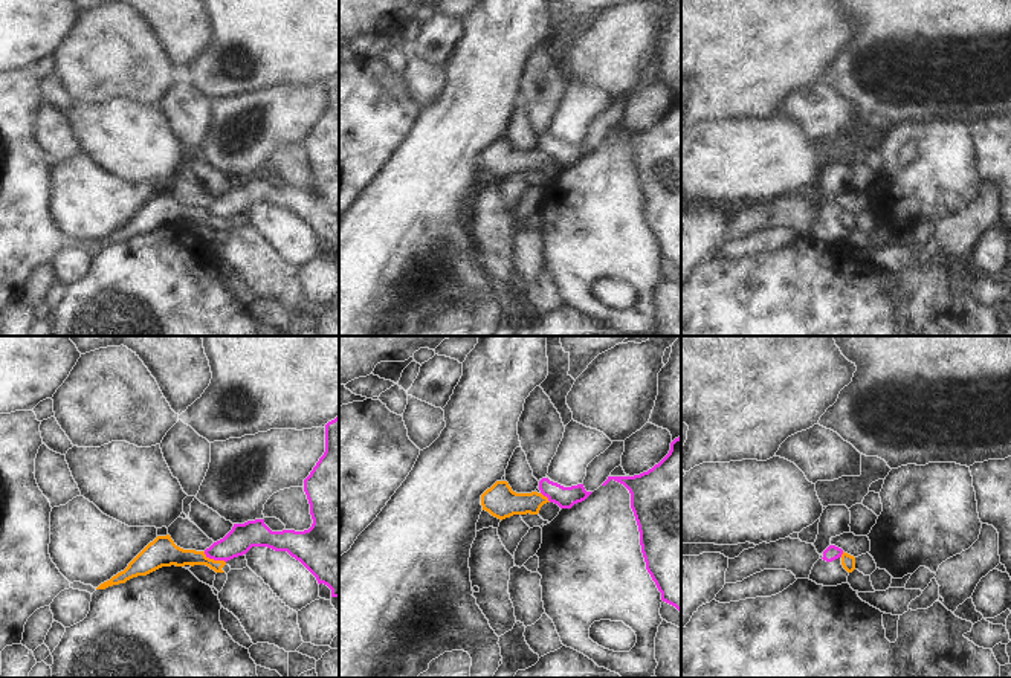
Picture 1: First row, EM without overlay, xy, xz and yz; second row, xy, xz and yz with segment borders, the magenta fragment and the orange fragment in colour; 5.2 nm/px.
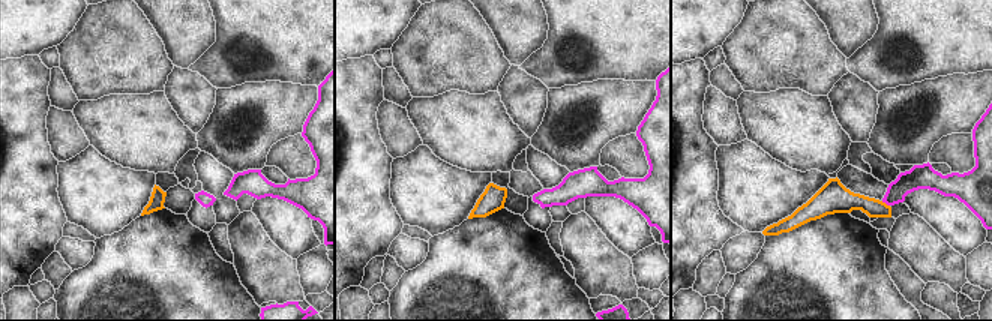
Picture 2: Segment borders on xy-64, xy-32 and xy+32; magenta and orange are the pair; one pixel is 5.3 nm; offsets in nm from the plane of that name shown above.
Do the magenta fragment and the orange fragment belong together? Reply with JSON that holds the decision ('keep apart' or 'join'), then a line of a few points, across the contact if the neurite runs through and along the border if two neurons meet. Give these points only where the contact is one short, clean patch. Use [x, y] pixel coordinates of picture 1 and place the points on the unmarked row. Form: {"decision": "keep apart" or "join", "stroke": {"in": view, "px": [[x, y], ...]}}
{"decision": "keep apart", "stroke": {"in": "xy", "px": [[203, 209], [209, 216], [225, 220]]}}

